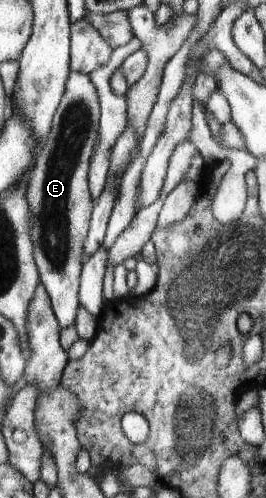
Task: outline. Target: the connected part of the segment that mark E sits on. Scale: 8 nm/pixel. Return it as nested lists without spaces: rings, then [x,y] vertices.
[[[72,71],[67,78],[67,83],[65,86],[64,94],[62,95],[60,104],[56,109],[56,114],[53,118],[52,128],[47,139],[42,143],[43,147],[39,157],[35,162],[35,167],[29,176],[29,183],[27,188],[27,201],[29,204],[29,209],[31,212],[31,231],[30,236],[33,242],[33,255],[37,266],[37,271],[39,274],[40,283],[45,286],[45,291],[48,293],[48,298],[50,298],[51,307],[55,317],[57,318],[58,324],[61,328],[72,326],[74,324],[76,313],[78,307],[80,306],[79,301],[79,280],[81,277],[81,268],[83,265],[83,244],[89,229],[89,222],[91,219],[91,212],[93,209],[93,200],[90,196],[89,191],[89,164],[91,162],[91,157],[93,156],[93,148],[95,146],[95,141],[97,140],[99,131],[99,118],[100,118],[100,105],[98,103],[98,94],[96,93],[96,87],[90,81],[90,77],[83,72]]]

